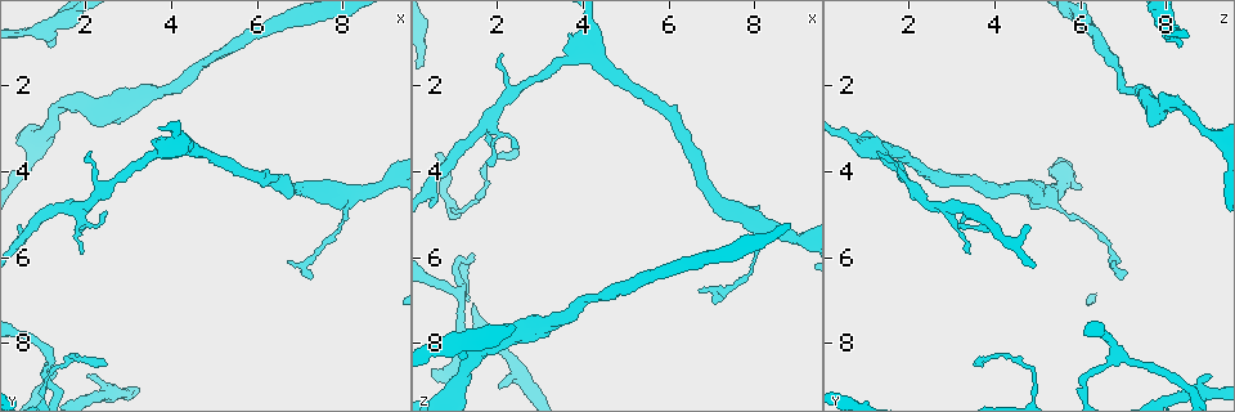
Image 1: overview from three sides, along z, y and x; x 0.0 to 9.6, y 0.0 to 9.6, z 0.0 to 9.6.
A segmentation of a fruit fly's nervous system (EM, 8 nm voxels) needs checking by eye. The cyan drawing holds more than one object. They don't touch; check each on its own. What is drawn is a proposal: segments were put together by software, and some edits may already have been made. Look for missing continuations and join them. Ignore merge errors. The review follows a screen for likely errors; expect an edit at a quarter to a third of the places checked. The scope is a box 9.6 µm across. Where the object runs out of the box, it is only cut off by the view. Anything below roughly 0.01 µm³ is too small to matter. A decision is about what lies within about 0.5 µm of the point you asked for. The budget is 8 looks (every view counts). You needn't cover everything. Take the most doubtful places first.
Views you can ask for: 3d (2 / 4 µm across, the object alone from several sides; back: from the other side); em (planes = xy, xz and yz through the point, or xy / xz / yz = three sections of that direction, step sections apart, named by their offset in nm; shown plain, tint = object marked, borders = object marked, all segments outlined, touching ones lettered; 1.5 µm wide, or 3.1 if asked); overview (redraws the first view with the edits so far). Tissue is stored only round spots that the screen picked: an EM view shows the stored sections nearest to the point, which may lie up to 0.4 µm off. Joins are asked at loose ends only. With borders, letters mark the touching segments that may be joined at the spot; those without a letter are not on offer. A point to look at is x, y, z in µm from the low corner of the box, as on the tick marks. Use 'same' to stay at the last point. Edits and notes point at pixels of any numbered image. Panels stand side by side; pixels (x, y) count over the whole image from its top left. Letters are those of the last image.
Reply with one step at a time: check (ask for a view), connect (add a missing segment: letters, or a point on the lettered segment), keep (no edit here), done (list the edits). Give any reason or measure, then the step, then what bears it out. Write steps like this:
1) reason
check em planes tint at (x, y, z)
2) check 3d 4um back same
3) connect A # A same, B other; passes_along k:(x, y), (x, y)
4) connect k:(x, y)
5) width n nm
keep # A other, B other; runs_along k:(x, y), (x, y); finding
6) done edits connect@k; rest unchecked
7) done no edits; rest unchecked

branch stops here
check em planes borders at (1.20, 1.00, 8.40)

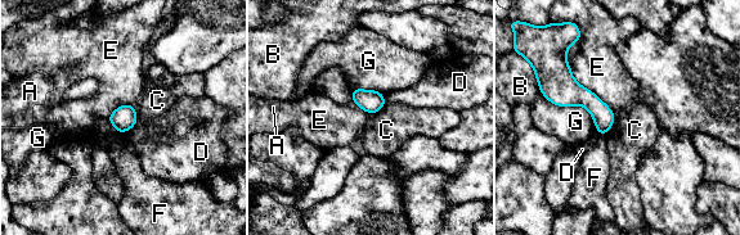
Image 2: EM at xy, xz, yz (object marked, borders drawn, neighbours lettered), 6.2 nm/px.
longest_contact G 440 nm
keep # A other, B other, C other, D other, E other, F other, G other; border 2:(135, 107), (137, 122), (116, 132); no lettered segment goes on from it

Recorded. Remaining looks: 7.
thin end
check 3d 4um at (6.75, 6.05, 6.75)

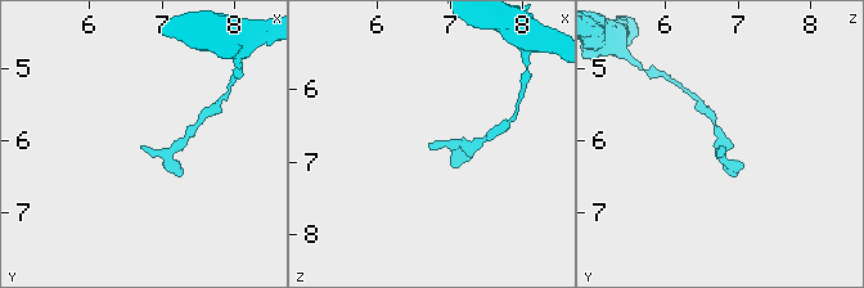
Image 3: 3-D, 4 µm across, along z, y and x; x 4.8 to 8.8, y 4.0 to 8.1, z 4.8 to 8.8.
check em planes borders at (6.70, 6.10, 6.75)

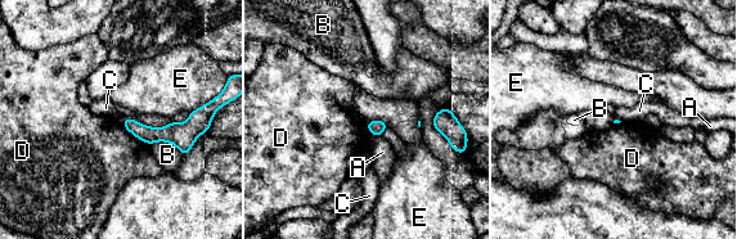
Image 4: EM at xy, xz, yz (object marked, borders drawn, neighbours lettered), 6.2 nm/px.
keep # A other, B other, C other, D other, E other; border 4:(121, 125), (151, 145); no lettered segment goes on from it

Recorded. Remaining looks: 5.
long arm stops here
check em planes borders at (2.50, 8.45, 3.55)

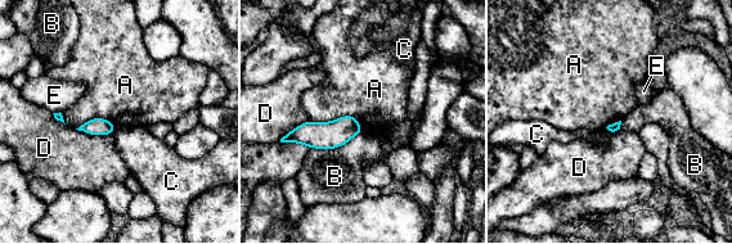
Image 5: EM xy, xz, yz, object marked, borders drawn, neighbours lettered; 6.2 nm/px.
keep # A other, B other, C other, D other, E other; no lettered segment goes on from it

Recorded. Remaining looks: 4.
done no edits; rest unchecked

